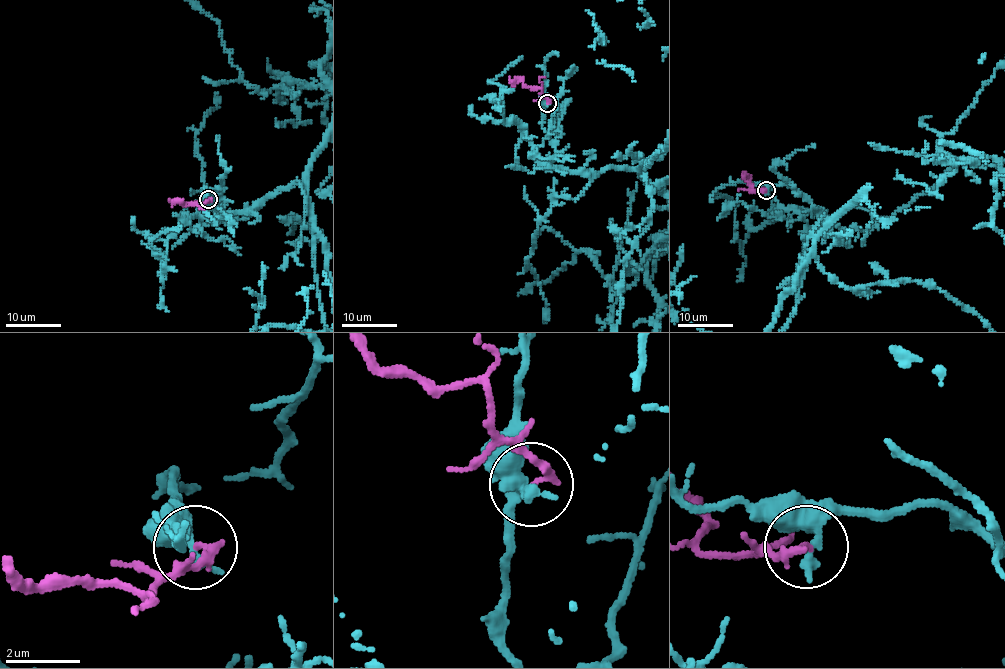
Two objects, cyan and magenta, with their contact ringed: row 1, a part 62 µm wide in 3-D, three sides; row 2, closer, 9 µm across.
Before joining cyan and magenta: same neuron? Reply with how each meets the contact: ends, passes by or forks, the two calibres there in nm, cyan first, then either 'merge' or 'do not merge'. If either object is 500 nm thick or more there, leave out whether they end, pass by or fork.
cyan ends; magenta ends; calibres 360 and 240 nm; do not merge

